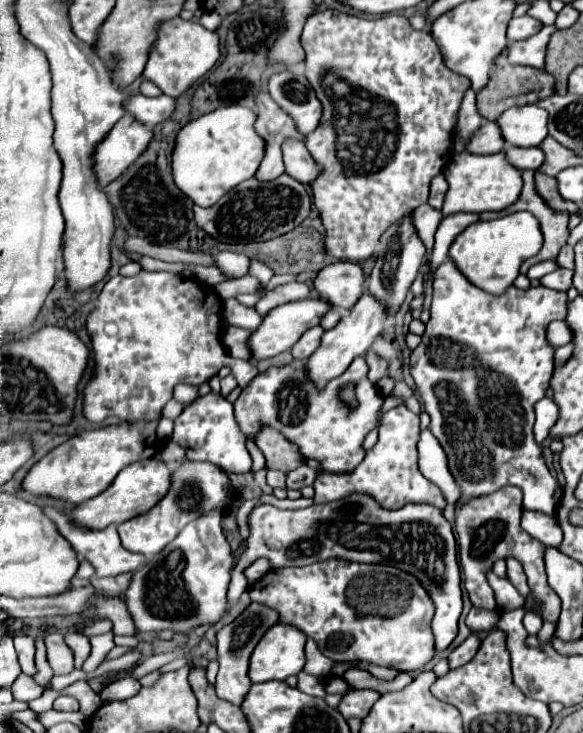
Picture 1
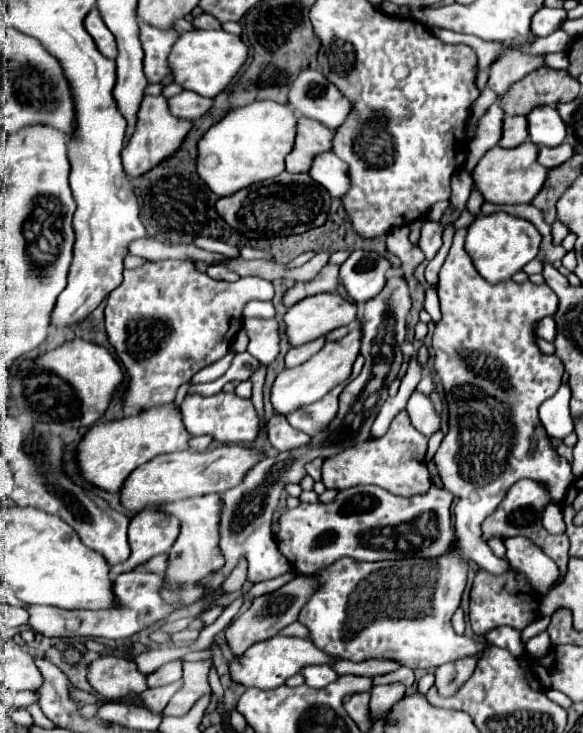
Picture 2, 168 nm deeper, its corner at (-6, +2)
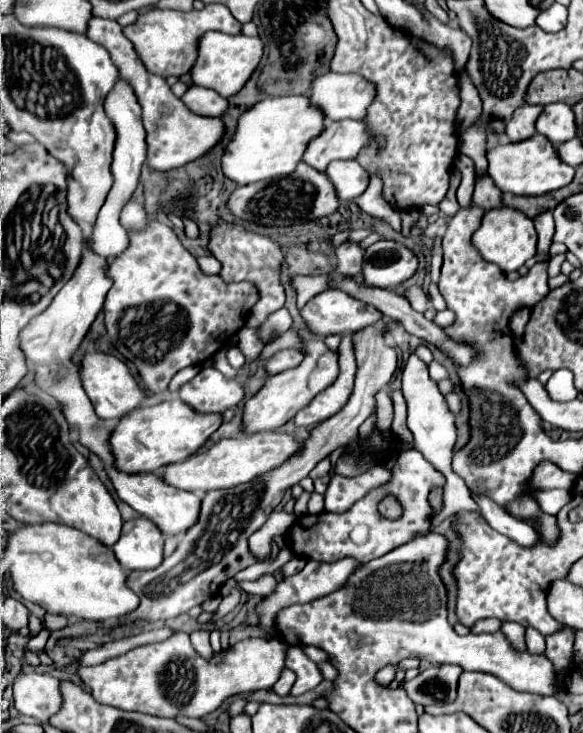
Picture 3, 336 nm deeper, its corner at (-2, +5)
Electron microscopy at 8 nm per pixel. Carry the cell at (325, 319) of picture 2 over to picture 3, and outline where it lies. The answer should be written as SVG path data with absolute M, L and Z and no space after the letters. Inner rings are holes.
M333 289L309 299L299 313L309 333L319 337L333 333L347 335L381 319L381 313L375 307Z

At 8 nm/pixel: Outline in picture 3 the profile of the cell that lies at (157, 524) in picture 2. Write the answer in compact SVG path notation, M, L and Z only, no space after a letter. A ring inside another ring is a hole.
M145 517L123 523L119 541L113 545L115 557L125 571L155 569L163 561L163 533Z

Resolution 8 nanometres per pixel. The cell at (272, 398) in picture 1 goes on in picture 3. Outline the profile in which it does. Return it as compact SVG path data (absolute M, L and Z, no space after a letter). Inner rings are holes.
M345 335L341 339L341 345L339 345L339 365L341 365L341 373L339 373L337 381L331 387L327 387L325 391L321 391L305 409L301 409L295 415L293 421L295 421L297 427L317 425L323 419L327 419L327 417L335 415L337 411L341 411L341 407L347 403L353 391L357 371L351 335Z

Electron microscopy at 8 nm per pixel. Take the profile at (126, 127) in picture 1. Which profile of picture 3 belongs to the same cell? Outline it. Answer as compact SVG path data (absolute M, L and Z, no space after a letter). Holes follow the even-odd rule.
M91 17L89 27L87 27L87 37L91 41L103 45L109 51L113 65L119 69L119 75L131 83L131 87L139 99L139 105L143 107L143 127L147 131L145 165L149 165L151 169L157 169L157 171L169 171L173 167L181 167L181 165L201 157L205 151L209 151L221 139L221 135L223 135L221 119L201 117L201 115L191 113L181 103L181 99L177 99L171 93L171 89L163 77L153 75L145 69L133 43L123 35L117 21L103 19L103 17Z

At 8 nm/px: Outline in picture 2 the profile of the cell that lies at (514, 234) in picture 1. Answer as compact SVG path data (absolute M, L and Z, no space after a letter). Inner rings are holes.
M495 212L489 216L479 214L477 220L471 224L465 240L465 250L469 252L475 268L491 284L509 280L513 274L523 270L527 262L537 258L539 246L541 246L539 230L531 222L525 222L523 218L515 218L505 212Z

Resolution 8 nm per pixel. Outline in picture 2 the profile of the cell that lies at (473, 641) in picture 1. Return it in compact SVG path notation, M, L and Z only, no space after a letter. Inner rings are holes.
M469 656L469 658L457 660L457 662L449 662L449 664L439 666L433 672L437 692L441 692L445 698L457 694L457 688L461 688L465 684L465 680L469 680L469 676L473 674L475 664L477 664L477 658Z

